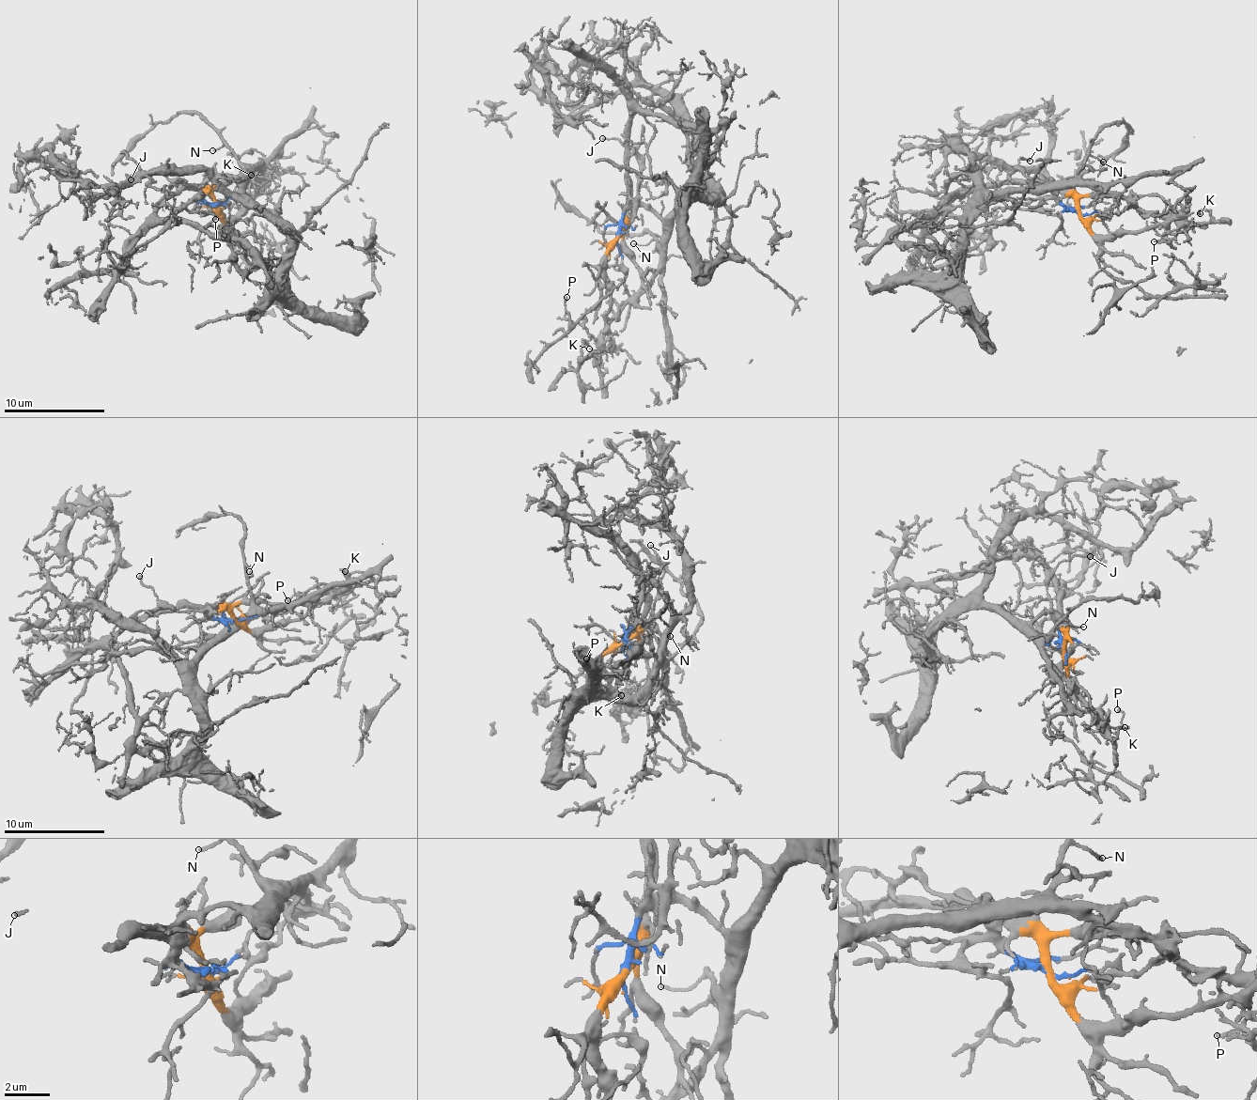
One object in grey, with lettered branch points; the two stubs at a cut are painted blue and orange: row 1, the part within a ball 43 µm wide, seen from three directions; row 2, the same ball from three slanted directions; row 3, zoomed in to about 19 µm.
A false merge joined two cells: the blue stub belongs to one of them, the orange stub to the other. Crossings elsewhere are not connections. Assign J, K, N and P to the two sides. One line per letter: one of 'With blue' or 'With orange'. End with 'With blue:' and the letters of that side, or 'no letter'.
J: With blue
K: With blue
N: With blue
P: With blue
With blue: J, K, N, P

